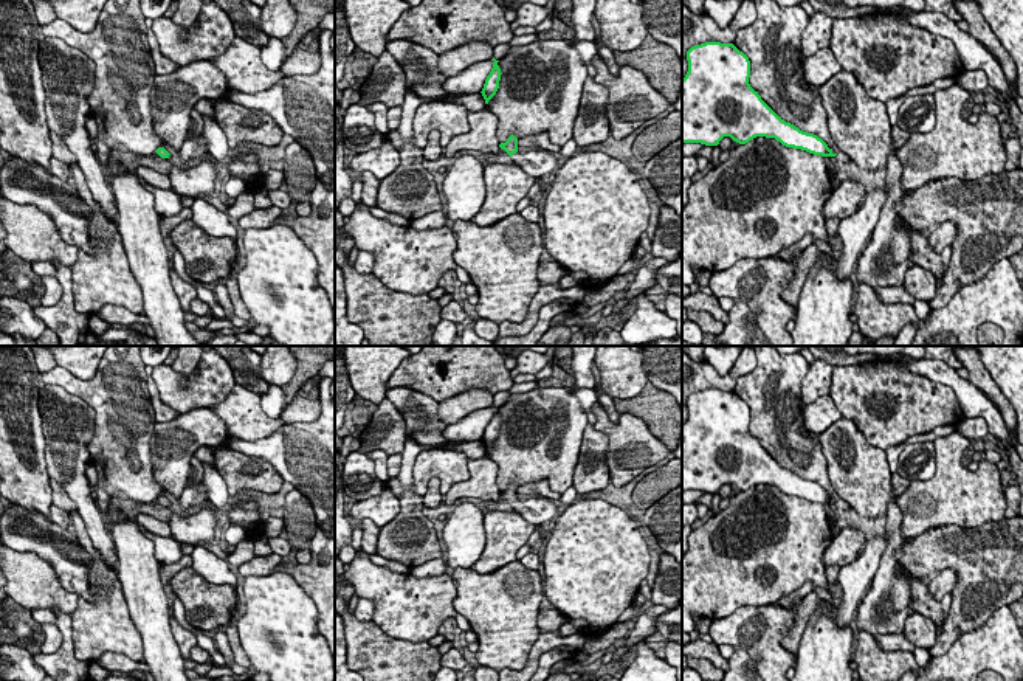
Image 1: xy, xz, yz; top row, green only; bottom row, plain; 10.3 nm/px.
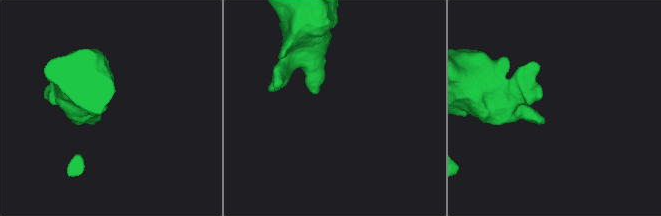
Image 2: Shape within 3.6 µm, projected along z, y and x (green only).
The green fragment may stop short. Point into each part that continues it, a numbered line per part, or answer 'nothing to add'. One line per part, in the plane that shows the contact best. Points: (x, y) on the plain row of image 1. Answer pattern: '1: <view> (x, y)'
1: xz (537, 511)

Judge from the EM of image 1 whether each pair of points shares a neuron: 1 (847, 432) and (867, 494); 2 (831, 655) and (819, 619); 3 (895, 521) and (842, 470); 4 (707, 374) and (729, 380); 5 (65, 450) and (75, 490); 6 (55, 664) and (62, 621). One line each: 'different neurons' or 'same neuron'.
1: same neuron
2: same neuron
3: different neurons
4: same neuron
5: same neuron
6: same neuron

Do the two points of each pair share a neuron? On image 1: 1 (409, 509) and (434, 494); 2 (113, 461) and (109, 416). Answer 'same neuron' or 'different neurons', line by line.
1: different neurons
2: same neuron

